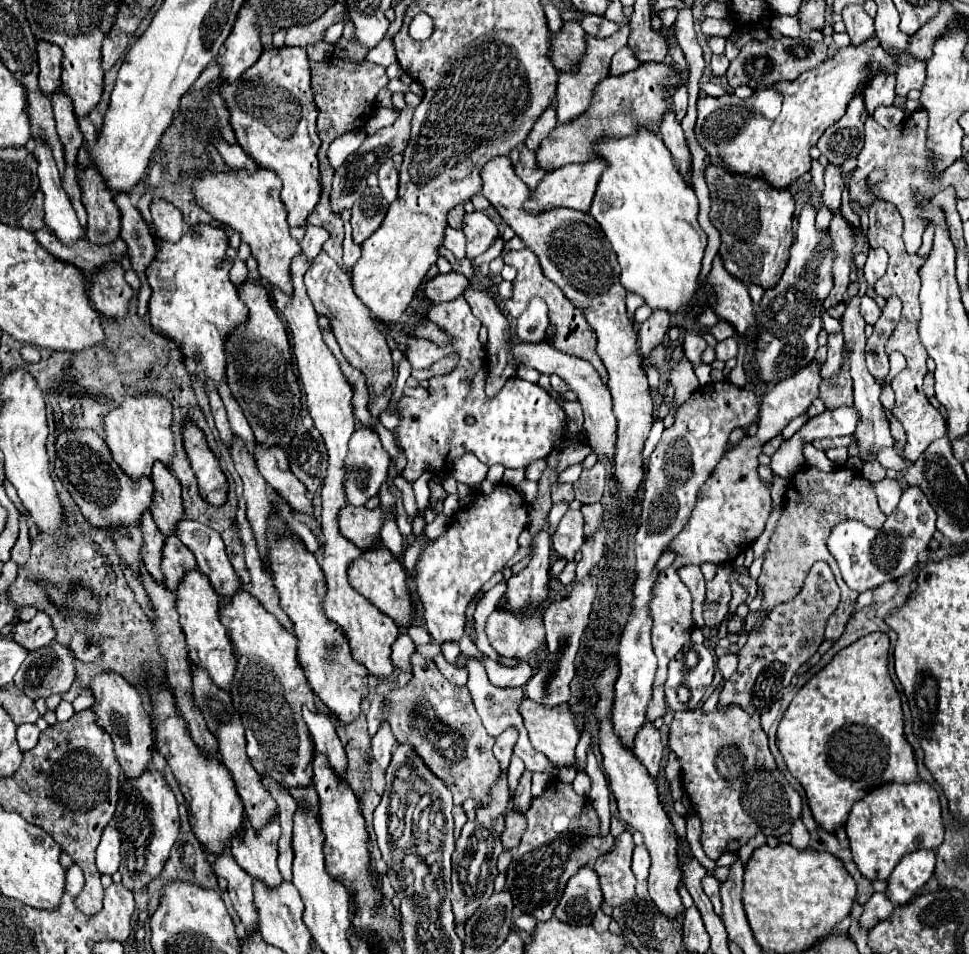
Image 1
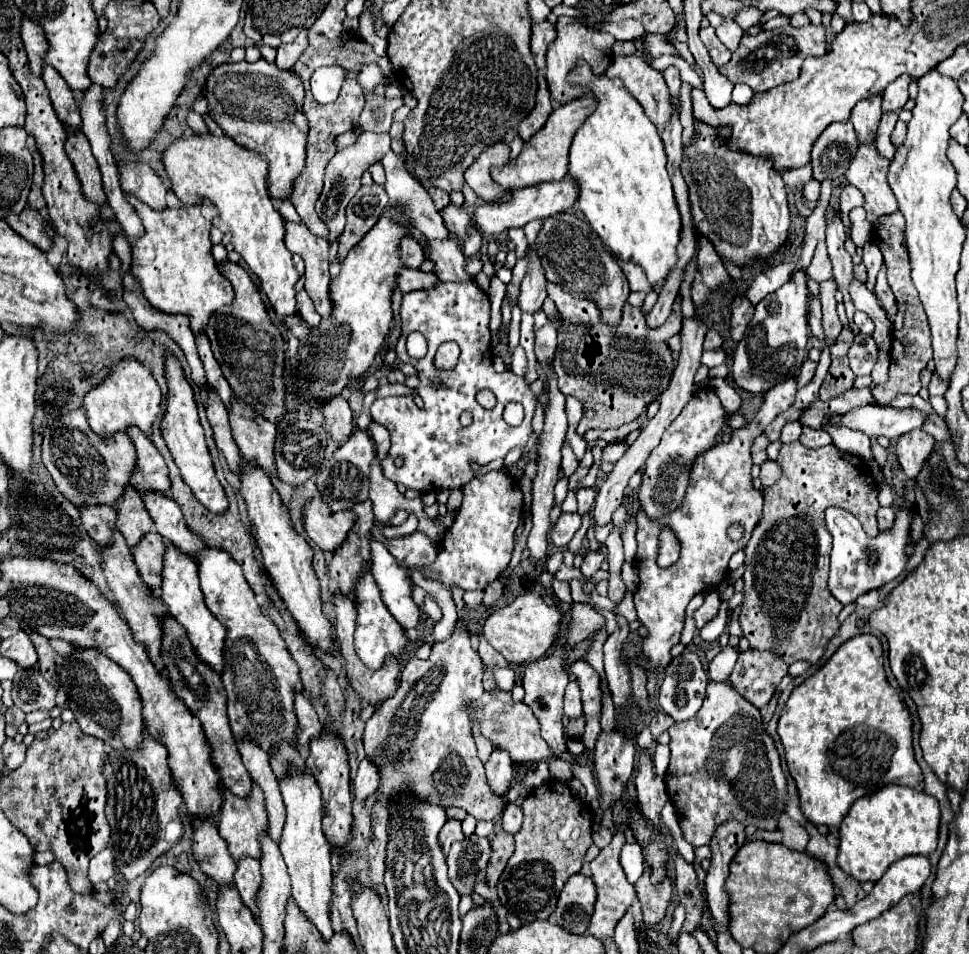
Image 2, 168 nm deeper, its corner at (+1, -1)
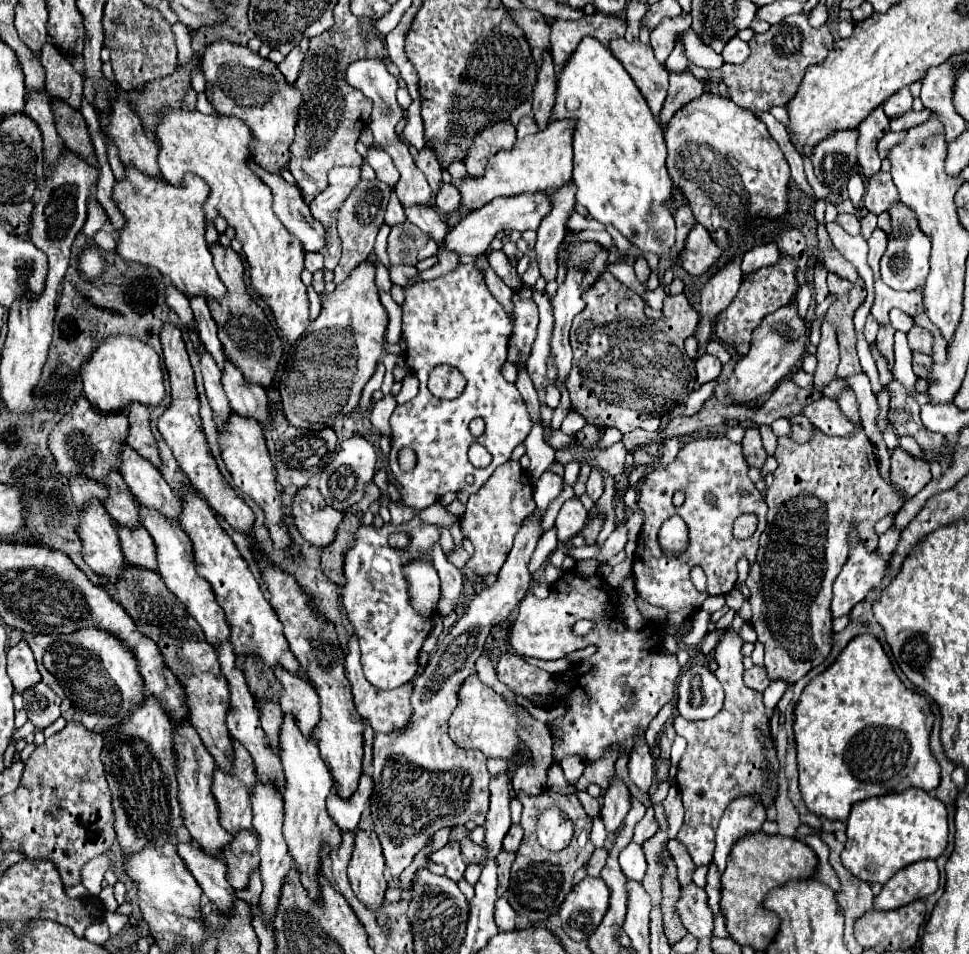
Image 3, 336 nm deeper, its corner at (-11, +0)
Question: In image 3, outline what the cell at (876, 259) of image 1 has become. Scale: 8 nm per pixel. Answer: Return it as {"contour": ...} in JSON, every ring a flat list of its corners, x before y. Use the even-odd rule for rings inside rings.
{"contour":[[876,227,874,233,872,233,872,237,868,239,868,245,870,245,870,251,868,251,868,263,870,263,870,267,872,267,876,279,880,277,880,275,878,275,878,273,880,273,880,257,884,255,886,243,888,243,886,233,884,233,882,229]]}

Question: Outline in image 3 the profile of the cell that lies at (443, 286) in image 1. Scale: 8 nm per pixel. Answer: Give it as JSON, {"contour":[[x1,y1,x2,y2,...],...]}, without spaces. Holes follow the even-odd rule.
{"contour":[[390,265,388,273,390,273,390,281,394,285,406,285,418,273,418,269,412,265]]}

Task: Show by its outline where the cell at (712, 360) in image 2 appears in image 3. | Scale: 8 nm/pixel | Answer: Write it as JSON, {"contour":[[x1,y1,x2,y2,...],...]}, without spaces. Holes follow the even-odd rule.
{"contour":[[702,353,696,359,696,381,700,385,704,385,708,381,714,381,720,375,720,371,722,371,722,365,720,365,720,361,716,361,716,357]]}

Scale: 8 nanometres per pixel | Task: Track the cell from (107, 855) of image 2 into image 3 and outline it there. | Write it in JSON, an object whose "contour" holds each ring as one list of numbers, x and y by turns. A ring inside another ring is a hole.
{"contour":[[100,855,100,857,94,857,90,859,82,871,80,871,80,877,82,877,82,885,88,889,90,895,98,895,102,891,102,879,104,879,104,873,110,869,110,861,106,855]]}

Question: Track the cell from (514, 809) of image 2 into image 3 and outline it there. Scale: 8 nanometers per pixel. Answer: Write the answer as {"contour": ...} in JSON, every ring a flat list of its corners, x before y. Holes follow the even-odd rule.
{"contour":[[512,825,510,827,510,831,506,833,506,837,504,837,504,843,502,843,502,849,506,851,506,853,514,853,516,849,518,849,518,845,520,845,520,841,522,841,522,829,520,829,520,825]]}

